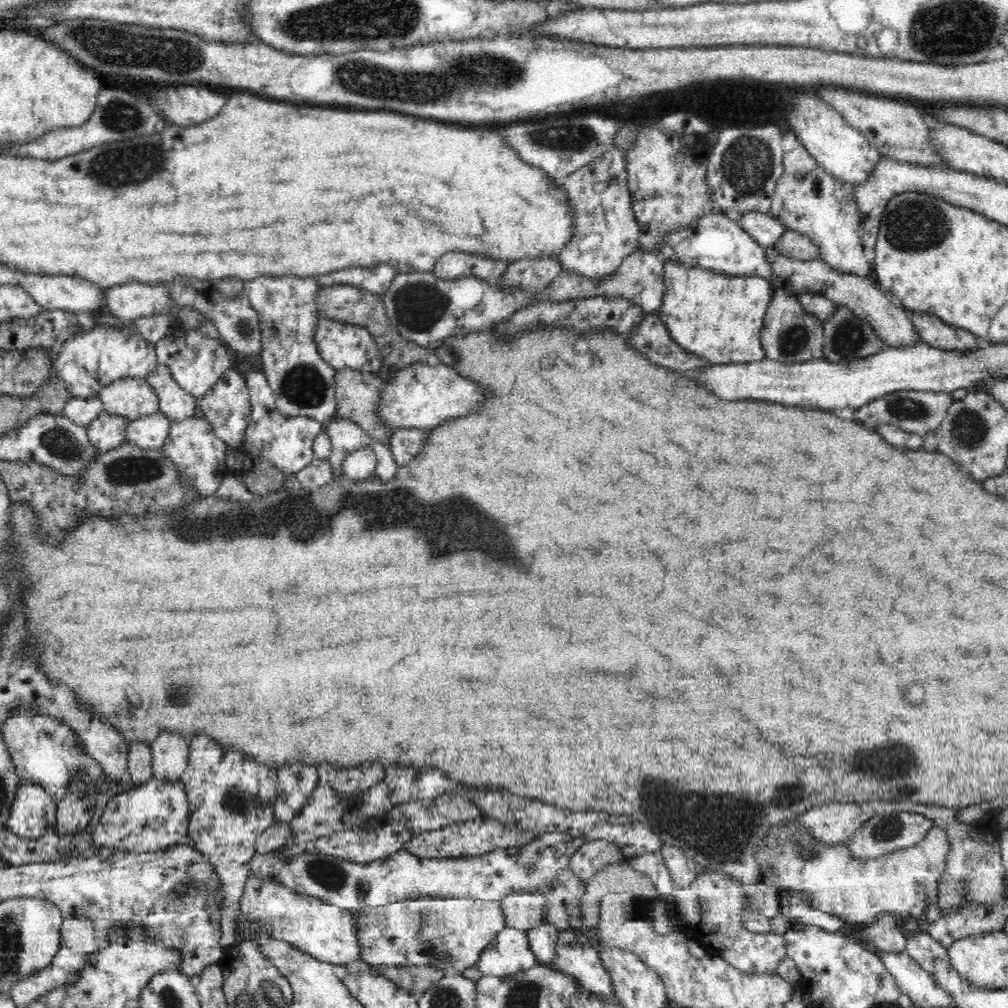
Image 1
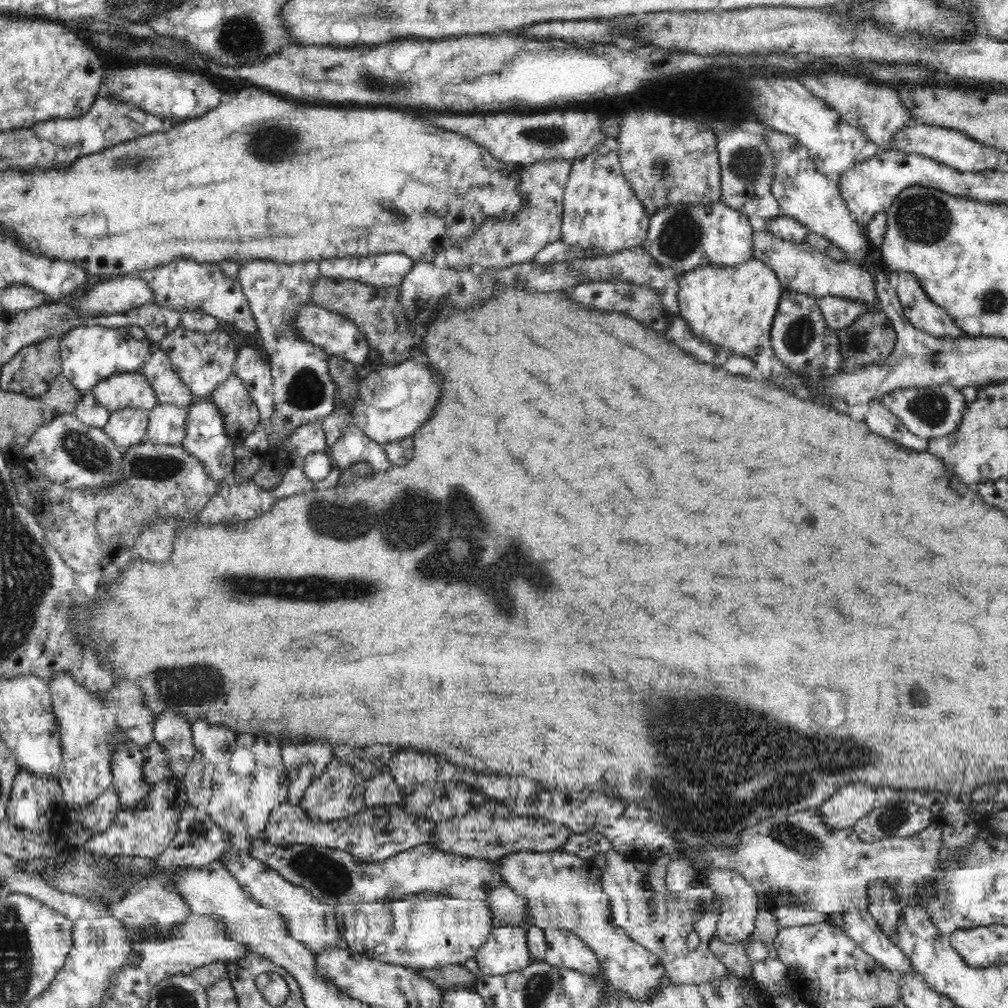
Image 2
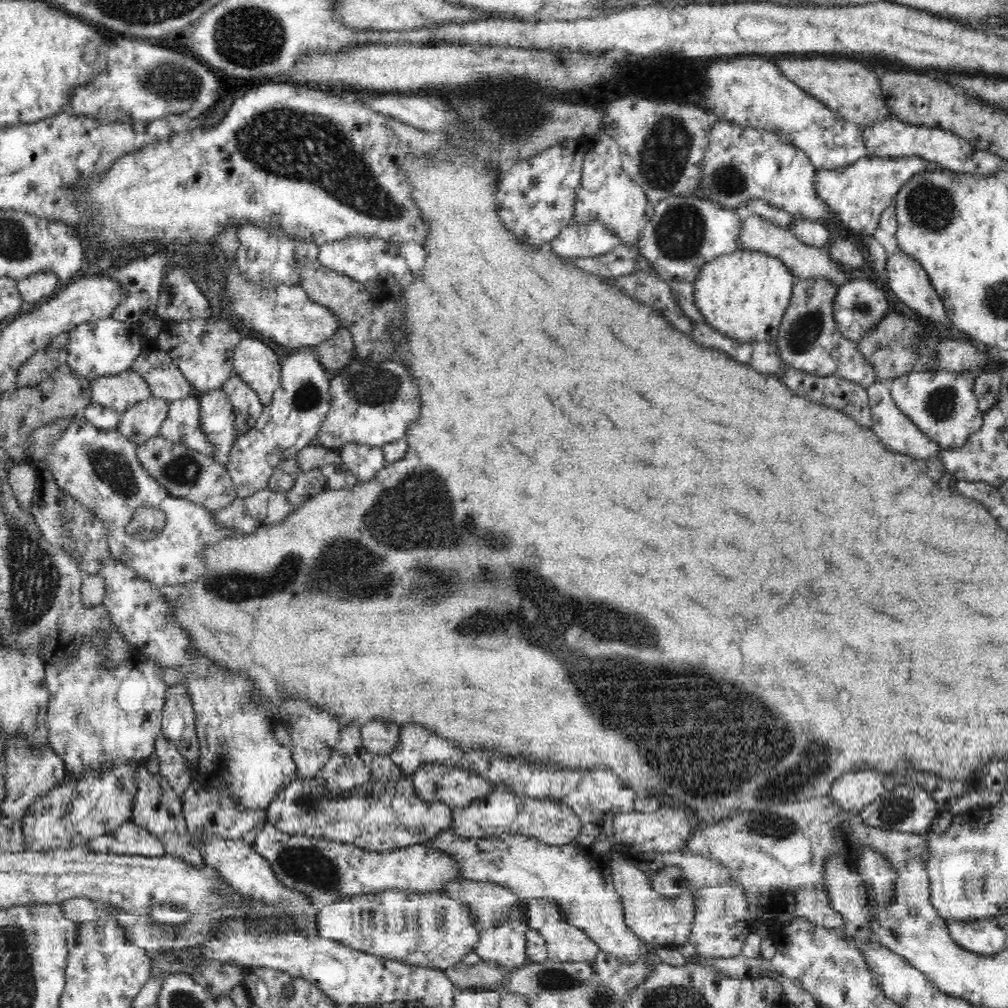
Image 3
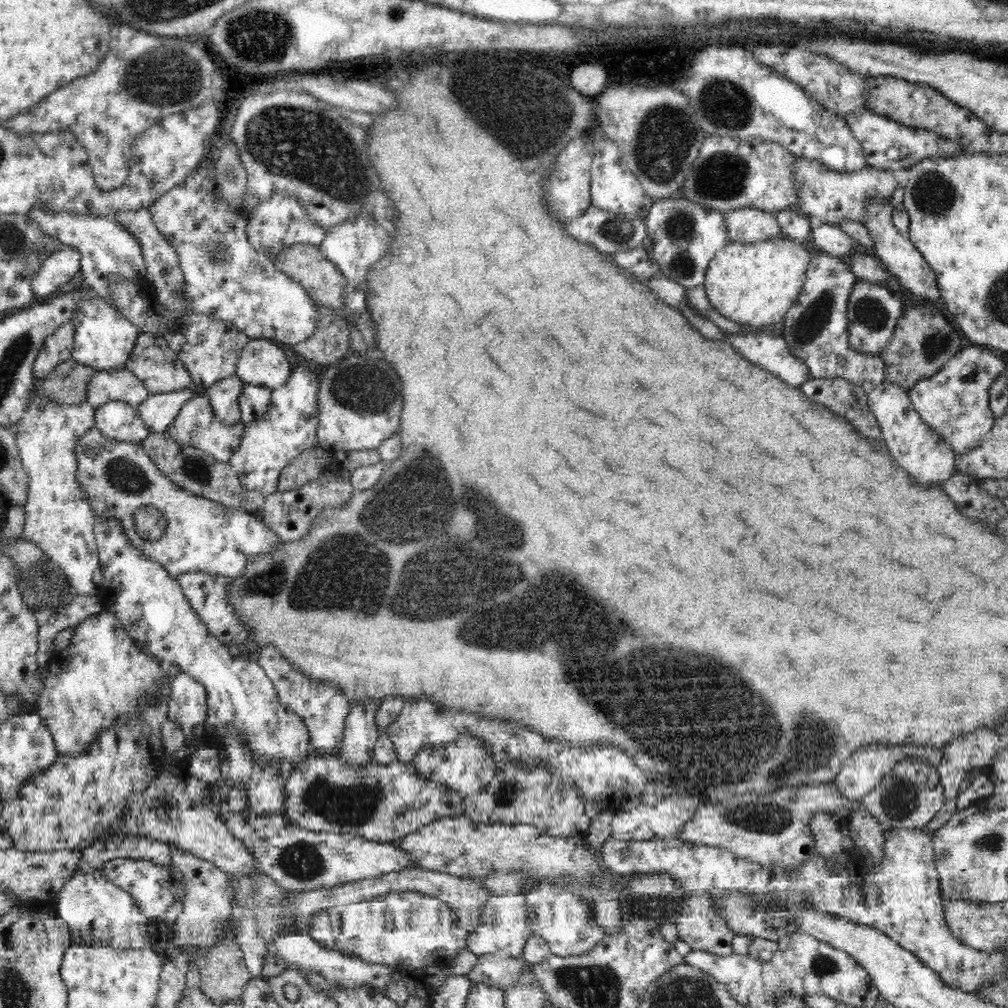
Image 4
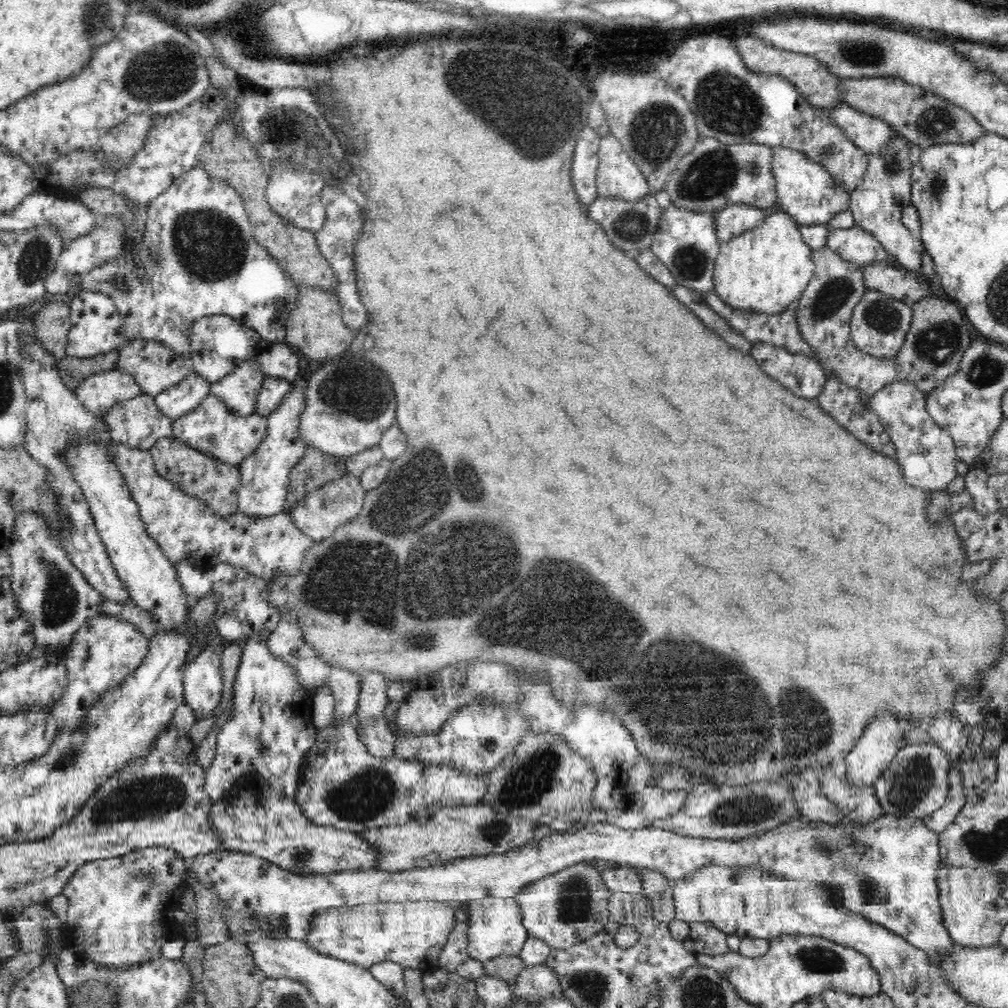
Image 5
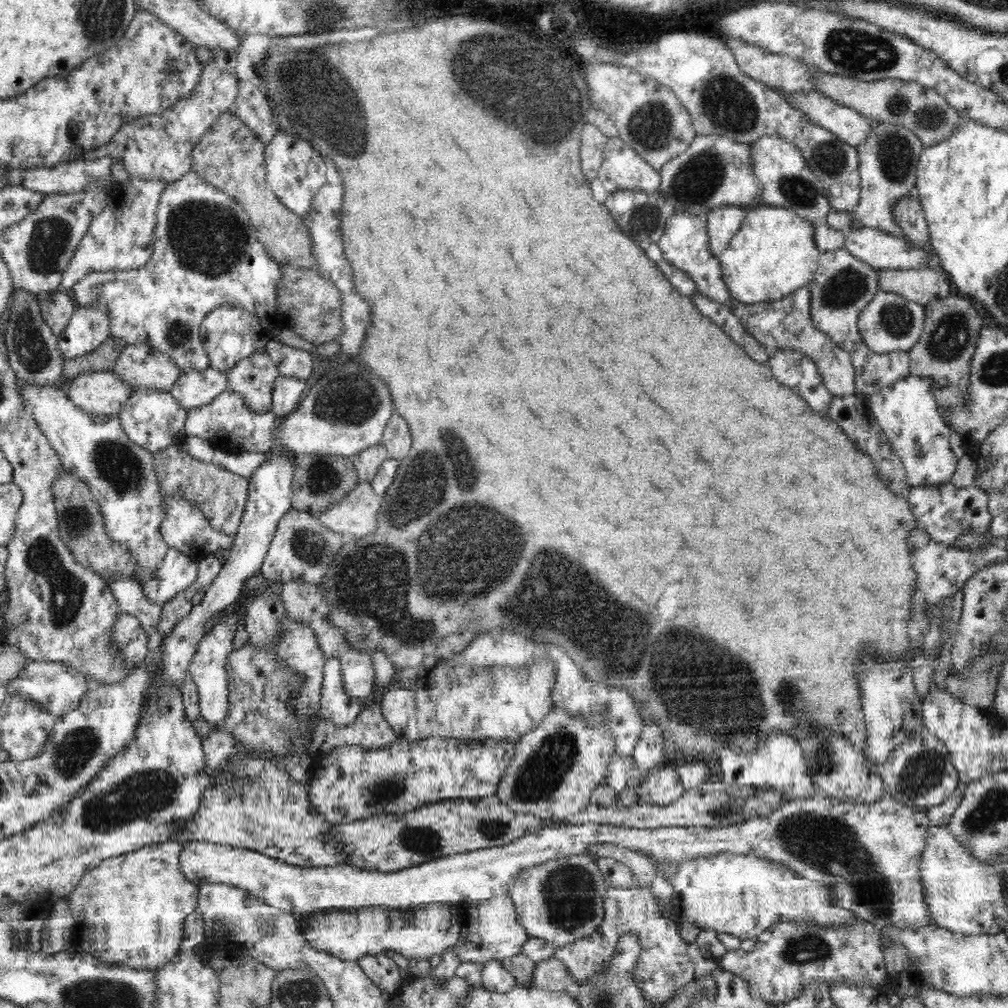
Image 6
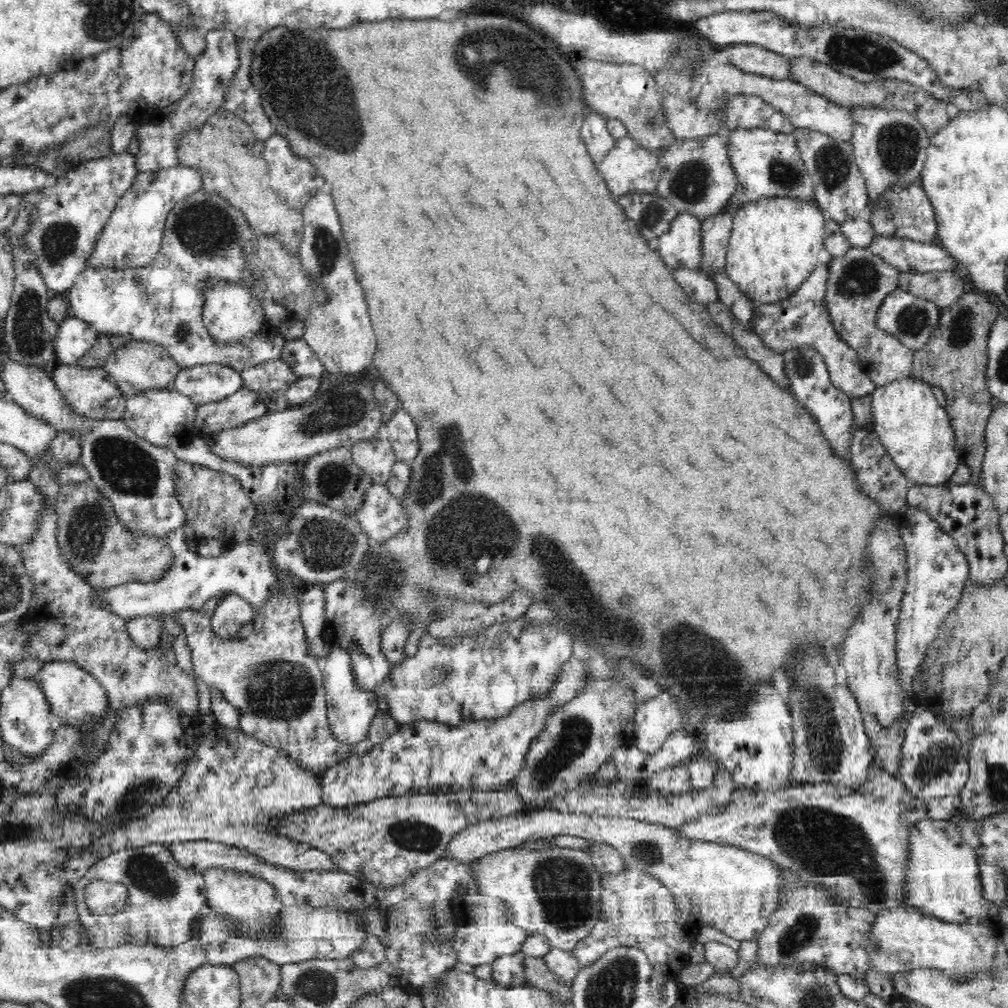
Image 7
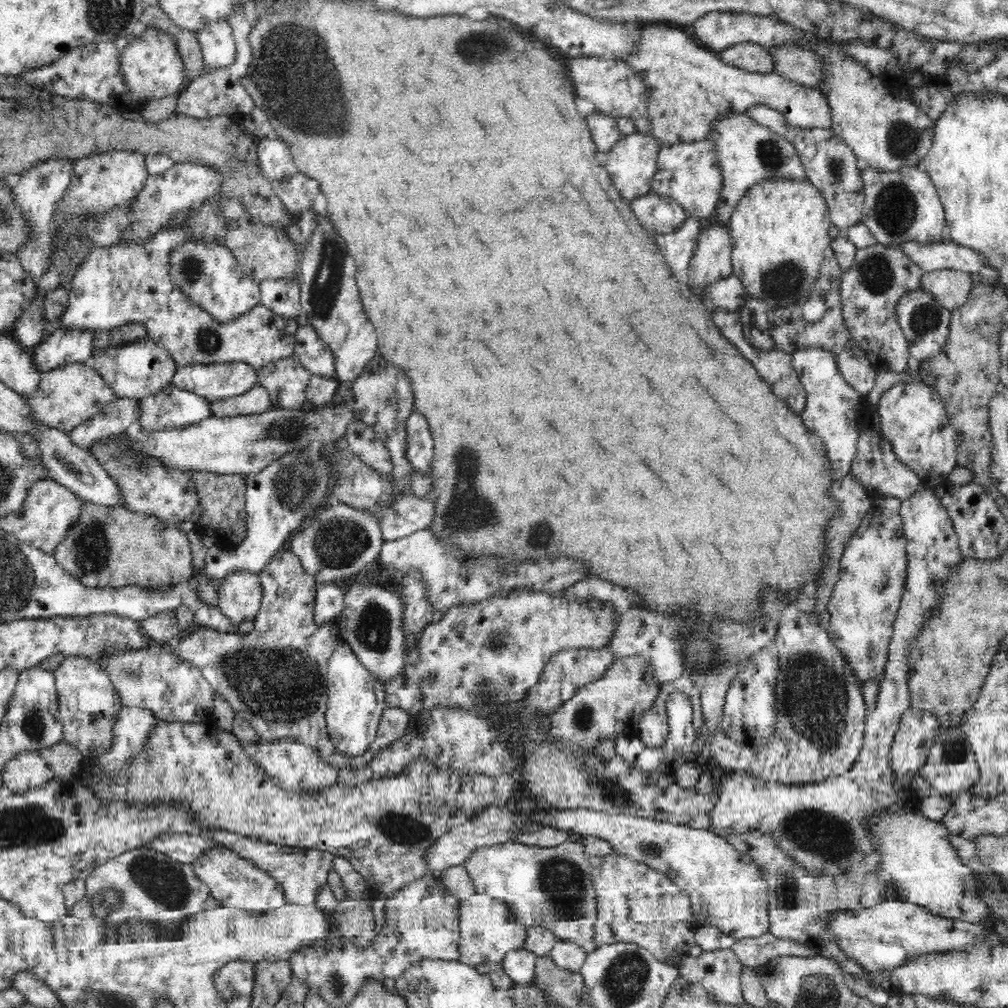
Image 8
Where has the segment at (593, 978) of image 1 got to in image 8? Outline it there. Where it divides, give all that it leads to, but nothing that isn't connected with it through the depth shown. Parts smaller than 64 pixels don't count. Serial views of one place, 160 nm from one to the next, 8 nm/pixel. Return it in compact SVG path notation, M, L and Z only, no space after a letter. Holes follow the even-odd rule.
M574 838L558 846L540 848L508 840L478 847L464 864L475 893L498 898L510 907L519 924L552 929L560 940L580 945L588 953L599 946L594 939L597 904L590 881L590 863L584 845Z

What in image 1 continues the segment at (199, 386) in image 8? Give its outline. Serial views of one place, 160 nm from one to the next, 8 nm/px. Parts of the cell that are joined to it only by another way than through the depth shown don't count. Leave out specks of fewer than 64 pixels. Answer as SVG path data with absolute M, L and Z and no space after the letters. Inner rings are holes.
M102 412L86 427L89 429L91 442L101 453L106 453L127 443L130 422L131 420L126 416Z

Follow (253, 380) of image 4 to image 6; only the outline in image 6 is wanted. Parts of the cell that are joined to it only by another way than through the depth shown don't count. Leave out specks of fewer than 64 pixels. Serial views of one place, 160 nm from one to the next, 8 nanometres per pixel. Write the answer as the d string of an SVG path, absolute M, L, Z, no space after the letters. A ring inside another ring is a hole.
M272 337L262 352L270 355L284 376L308 380L314 372L314 353L308 350L296 349Z

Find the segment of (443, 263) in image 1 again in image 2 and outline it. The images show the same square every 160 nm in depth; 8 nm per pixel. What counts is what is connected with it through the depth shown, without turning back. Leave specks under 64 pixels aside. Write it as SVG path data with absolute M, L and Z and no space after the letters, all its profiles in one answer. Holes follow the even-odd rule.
M550 159L522 166L516 191L521 209L508 217L488 216L474 232L458 246L446 250L448 266L452 268L498 269L532 261L547 244L561 238L564 218L564 194L574 159Z

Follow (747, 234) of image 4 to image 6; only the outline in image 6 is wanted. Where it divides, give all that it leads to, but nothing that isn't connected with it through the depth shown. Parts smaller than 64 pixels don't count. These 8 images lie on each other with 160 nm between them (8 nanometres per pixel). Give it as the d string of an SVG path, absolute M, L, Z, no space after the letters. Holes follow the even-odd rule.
M726 206L712 209L706 214L708 246L712 256L719 258L738 232L747 212L745 207Z

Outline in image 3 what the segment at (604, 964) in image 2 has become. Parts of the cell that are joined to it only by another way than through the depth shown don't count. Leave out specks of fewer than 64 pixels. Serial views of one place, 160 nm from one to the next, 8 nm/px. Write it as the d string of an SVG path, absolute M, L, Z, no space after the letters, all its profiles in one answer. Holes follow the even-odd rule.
M452 826L422 842L432 851L446 854L454 861L462 879L490 882L509 889L518 899L553 898L573 926L586 931L599 950L614 954L622 961L651 955L649 947L625 922L622 897L615 890L610 862L606 862L593 847L575 841L550 845L520 833L502 833L486 837L462 837Z

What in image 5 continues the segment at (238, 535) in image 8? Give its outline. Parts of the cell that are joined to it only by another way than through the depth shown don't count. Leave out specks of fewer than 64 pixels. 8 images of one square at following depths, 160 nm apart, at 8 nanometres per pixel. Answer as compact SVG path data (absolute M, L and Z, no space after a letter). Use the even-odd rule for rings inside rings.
M174 437L162 438L149 452L158 476L169 480L188 496L197 497L199 501L204 502L206 507L217 514L218 519L226 521L239 512L237 509L239 490L242 486L241 472L232 463L224 463L218 458L212 460L207 454Z

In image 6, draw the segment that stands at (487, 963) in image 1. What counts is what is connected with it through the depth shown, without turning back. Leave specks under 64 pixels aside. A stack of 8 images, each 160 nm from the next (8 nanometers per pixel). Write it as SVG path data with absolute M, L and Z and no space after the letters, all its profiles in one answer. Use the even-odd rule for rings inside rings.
M507 895L473 902L467 906L467 910L467 924L461 929L459 941L453 946L454 954L460 962L474 962L485 965L491 960L505 961L507 958L512 958L522 952L524 943L529 938L523 927L518 923L514 903Z

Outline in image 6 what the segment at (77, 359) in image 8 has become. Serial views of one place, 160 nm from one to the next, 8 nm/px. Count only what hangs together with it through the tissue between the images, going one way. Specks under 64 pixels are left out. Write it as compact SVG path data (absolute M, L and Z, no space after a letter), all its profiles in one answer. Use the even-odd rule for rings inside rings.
M101 304L92 306L90 309L83 309L81 306L76 306L69 323L58 337L58 348L62 353L64 361L92 352L110 337L110 325L107 320L105 309L102 309Z

